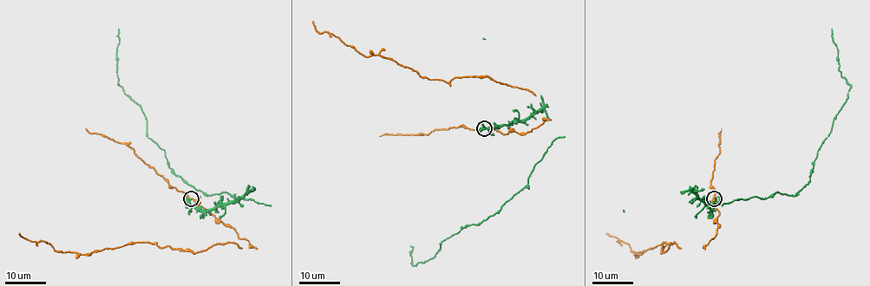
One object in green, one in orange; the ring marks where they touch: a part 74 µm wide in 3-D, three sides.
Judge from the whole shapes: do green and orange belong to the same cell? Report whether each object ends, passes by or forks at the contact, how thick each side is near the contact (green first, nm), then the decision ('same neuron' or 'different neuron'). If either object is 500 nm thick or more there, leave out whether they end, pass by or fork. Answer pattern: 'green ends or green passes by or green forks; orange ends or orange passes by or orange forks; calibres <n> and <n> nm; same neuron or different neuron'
green ends; orange passes by; calibres 170 and 200 nm; same neuron

